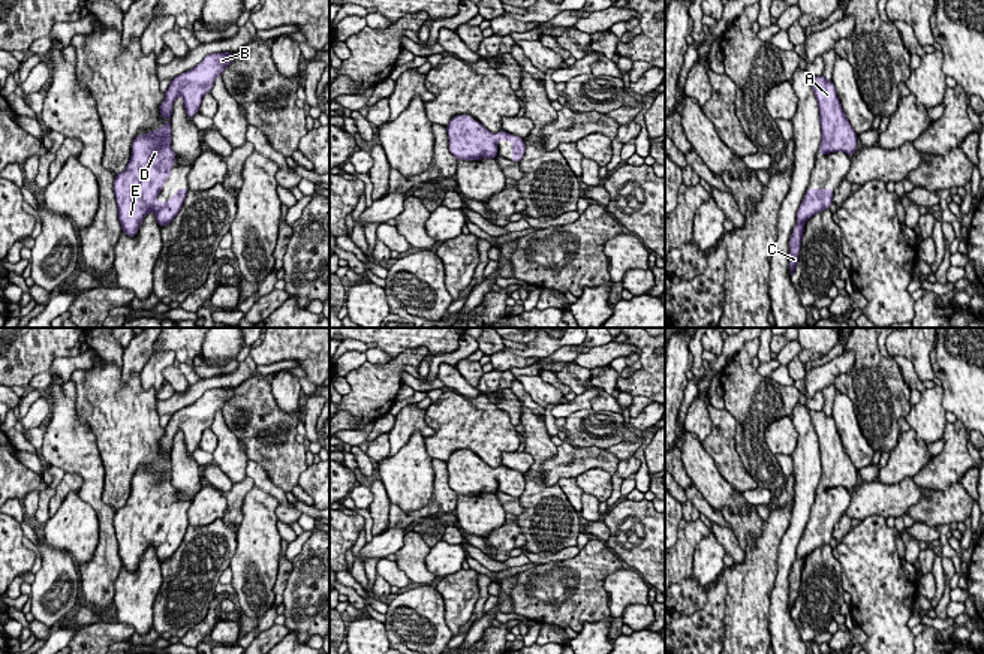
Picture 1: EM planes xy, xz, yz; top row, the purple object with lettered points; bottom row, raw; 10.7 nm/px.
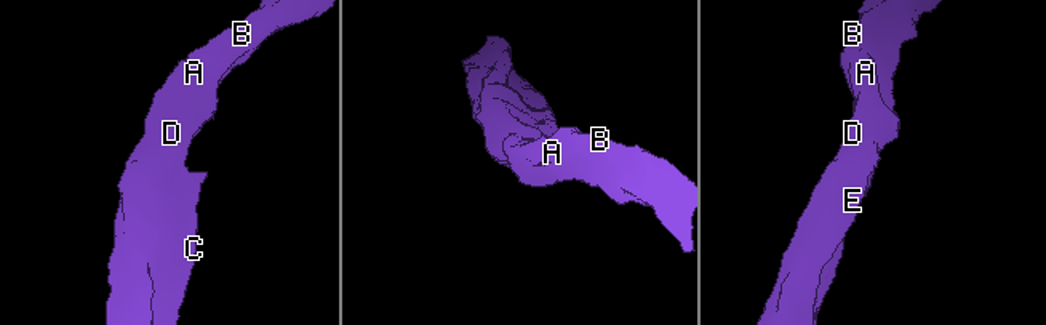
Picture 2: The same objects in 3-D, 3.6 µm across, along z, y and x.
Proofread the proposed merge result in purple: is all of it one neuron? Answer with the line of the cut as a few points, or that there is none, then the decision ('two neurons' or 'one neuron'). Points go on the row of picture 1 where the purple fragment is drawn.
no cut | one neuron

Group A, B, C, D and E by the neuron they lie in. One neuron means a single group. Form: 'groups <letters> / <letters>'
groups A B C D E

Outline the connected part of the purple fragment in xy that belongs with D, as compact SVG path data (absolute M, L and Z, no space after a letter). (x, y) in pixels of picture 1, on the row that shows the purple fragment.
M234 52L208 54L198 66L172 78L160 105L162 118L168 118L169 123L133 139L130 160L114 180L118 220L127 236L138 235L144 217L151 211L160 227L169 224L180 213L189 189L177 189L169 202L157 201L175 163L175 153L171 148L174 102L181 96L187 117L193 118L199 112L202 97L211 91L214 79L232 61Z

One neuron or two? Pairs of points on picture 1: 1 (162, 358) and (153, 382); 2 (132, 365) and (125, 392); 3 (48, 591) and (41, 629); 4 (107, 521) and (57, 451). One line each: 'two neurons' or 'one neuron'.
1: one neuron
2: two neurons
3: two neurons
4: one neuron

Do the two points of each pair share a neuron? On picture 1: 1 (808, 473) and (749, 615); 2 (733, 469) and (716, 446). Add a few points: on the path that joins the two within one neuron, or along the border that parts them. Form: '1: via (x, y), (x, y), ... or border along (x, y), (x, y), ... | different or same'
1: border along (794, 505), (790, 524), (778, 545) | different
2: via (728, 463), (722, 452) | same

